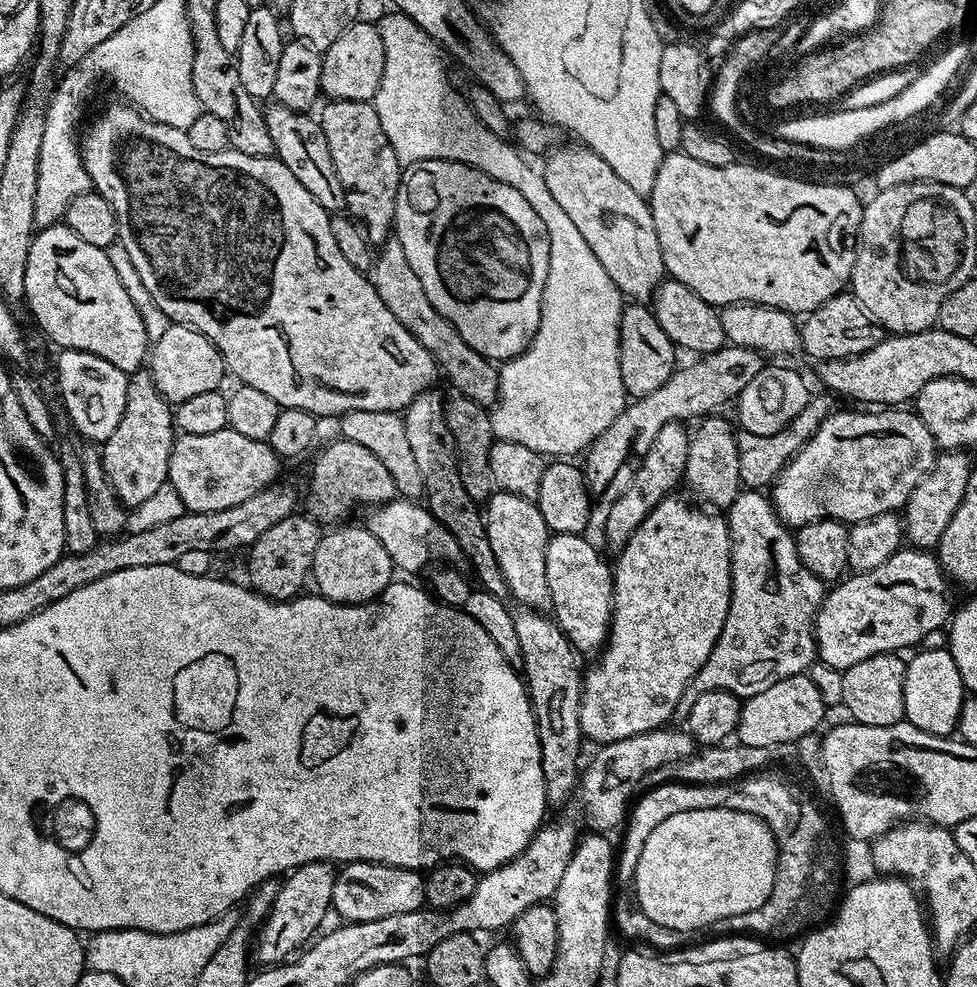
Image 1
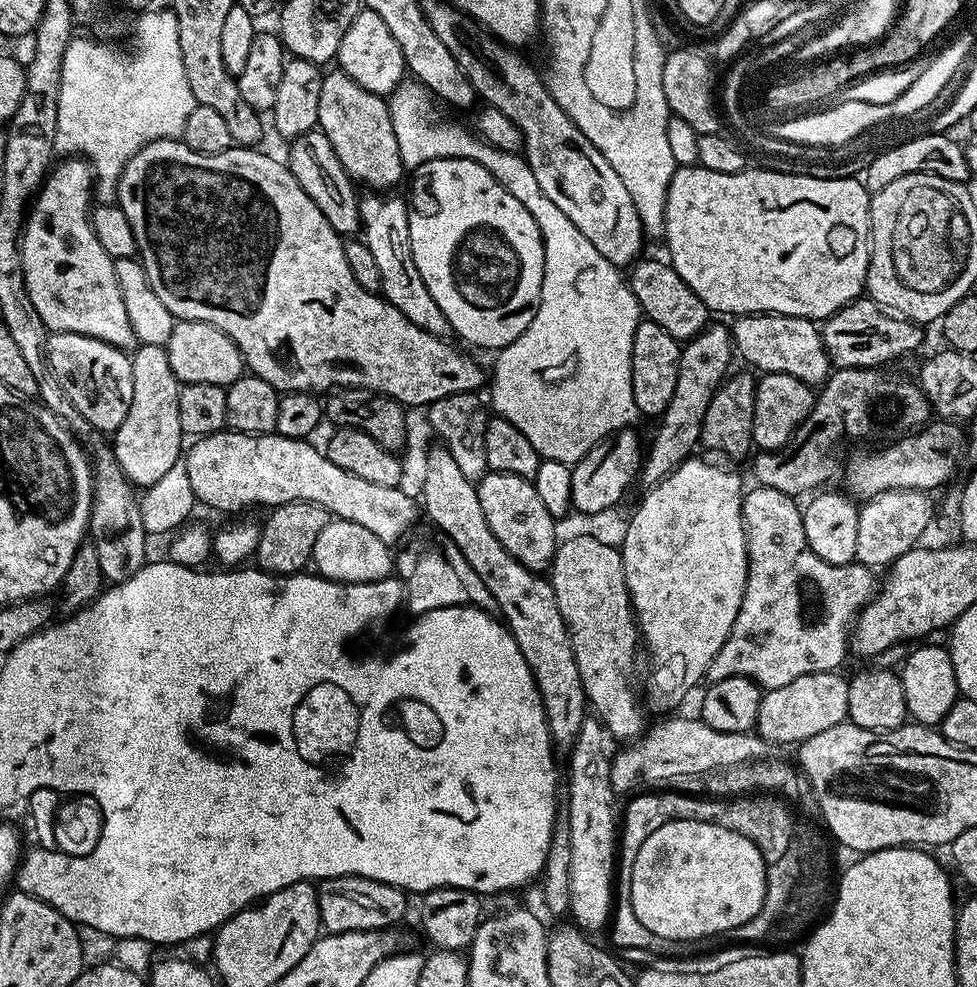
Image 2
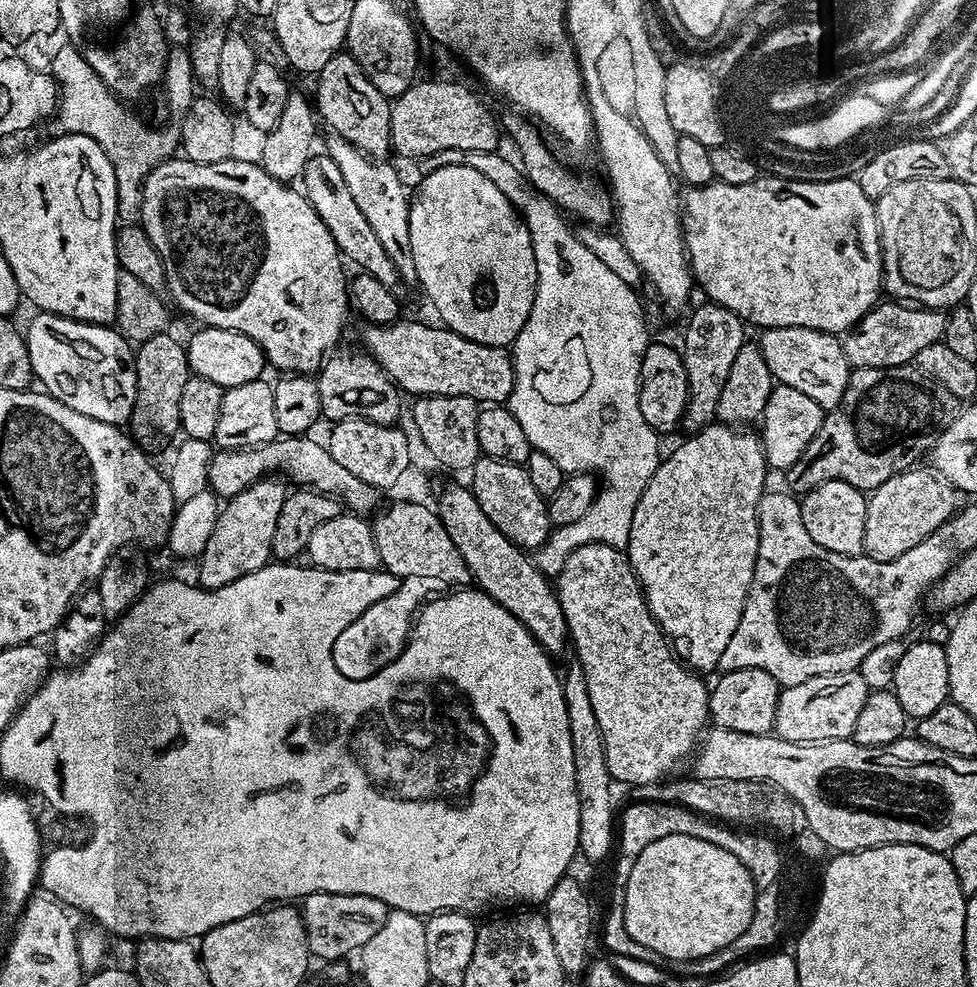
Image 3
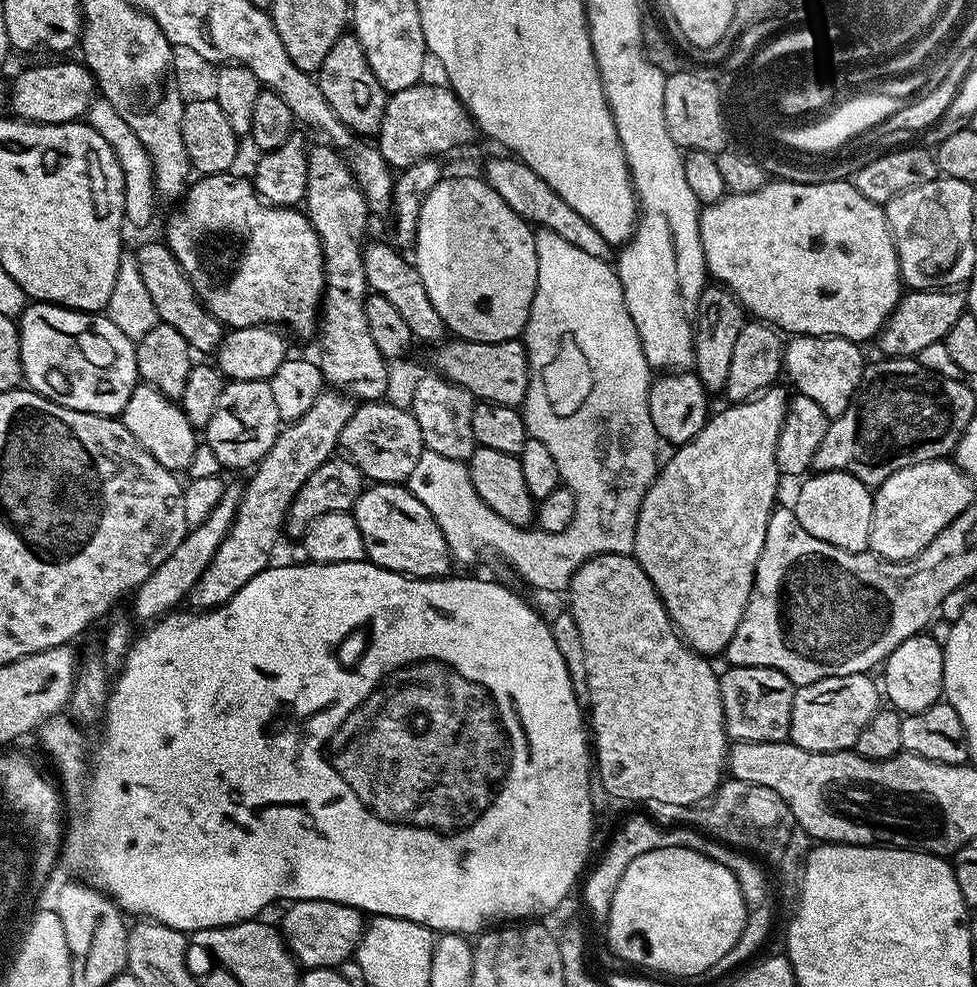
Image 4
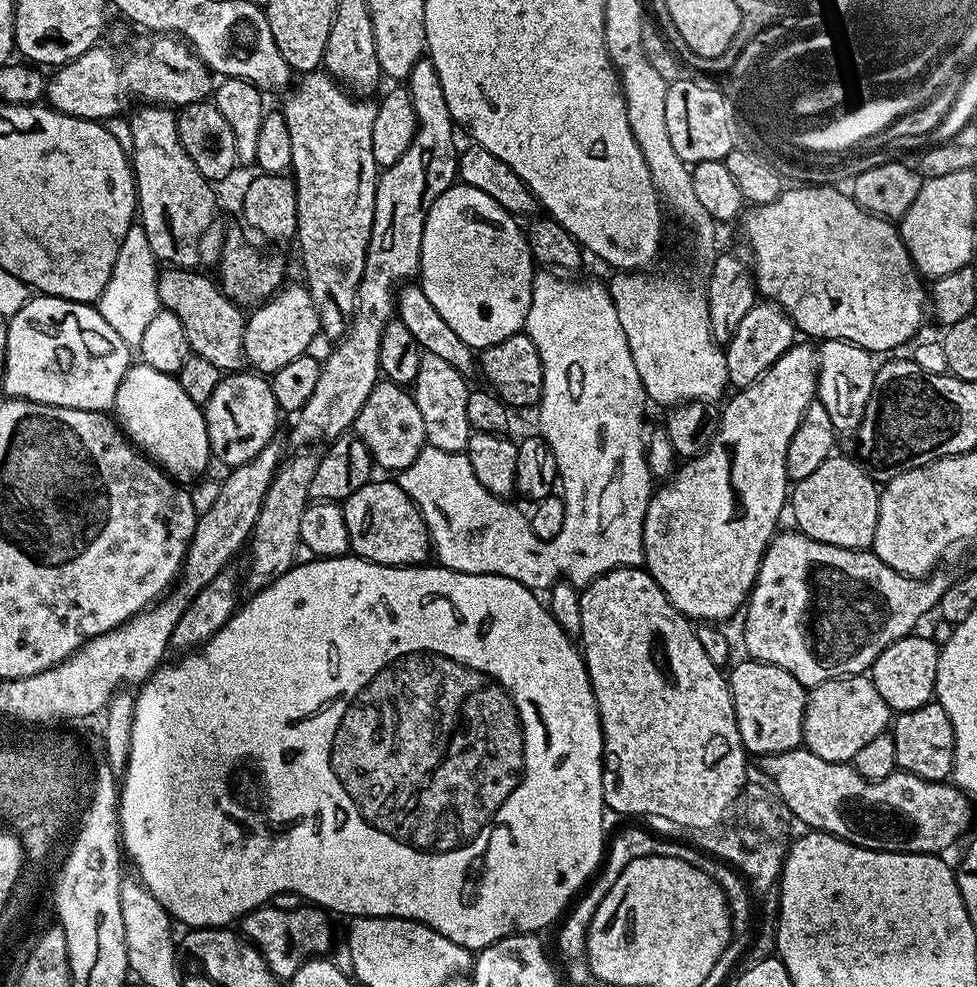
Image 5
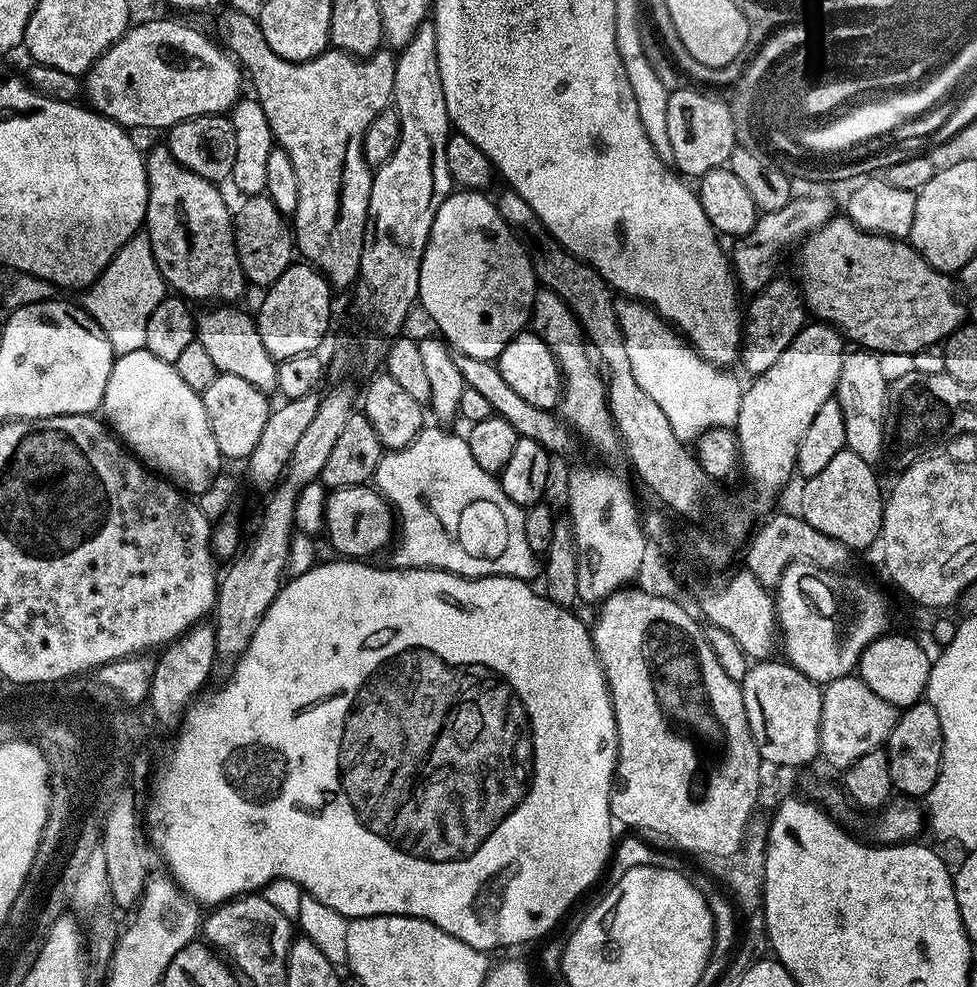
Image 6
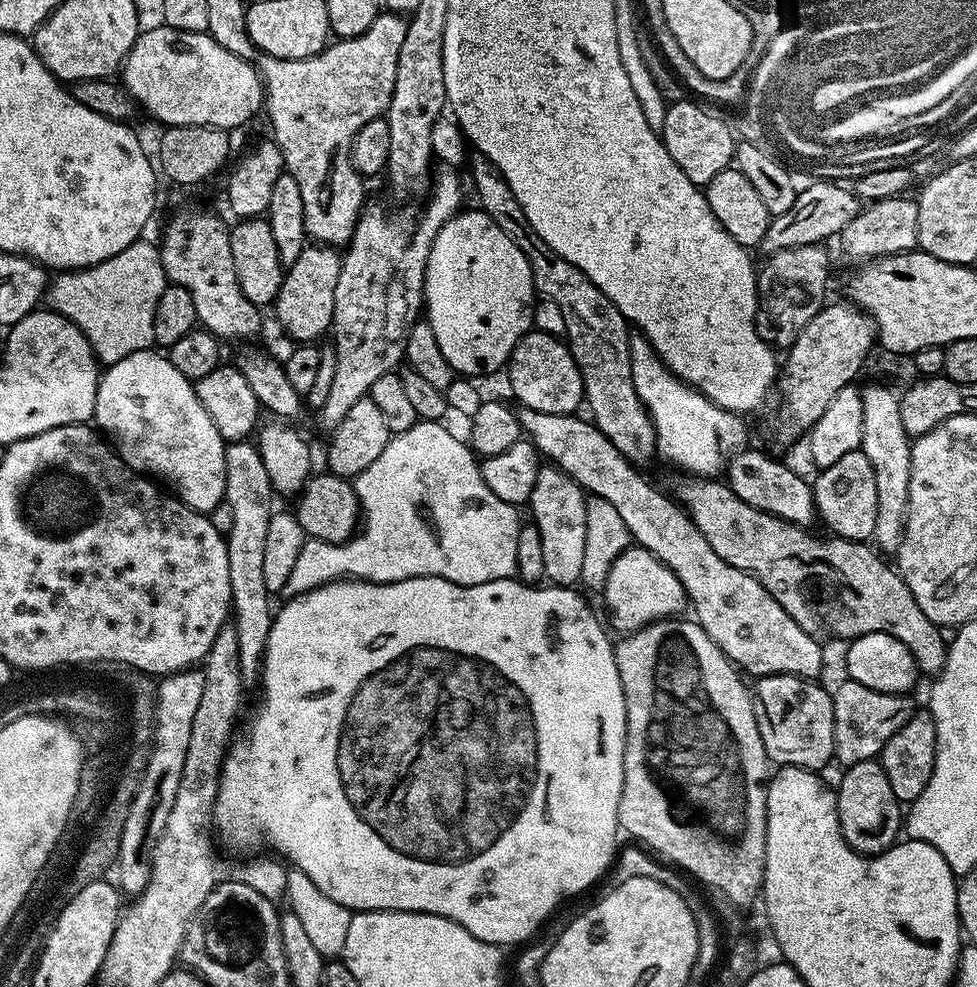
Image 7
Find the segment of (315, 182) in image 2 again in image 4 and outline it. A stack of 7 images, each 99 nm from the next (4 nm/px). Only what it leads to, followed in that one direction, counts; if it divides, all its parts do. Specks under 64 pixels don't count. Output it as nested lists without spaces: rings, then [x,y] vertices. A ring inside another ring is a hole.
[[[376,240],[363,245],[362,266],[366,270],[366,282],[375,295],[386,298],[398,309],[398,314],[410,326],[410,334],[417,341],[435,345],[446,336],[444,319],[438,310],[434,310],[434,302],[430,302],[430,294],[426,294],[426,282],[422,282],[422,274],[418,274],[415,263],[403,256],[401,249],[393,243],[383,244]]]

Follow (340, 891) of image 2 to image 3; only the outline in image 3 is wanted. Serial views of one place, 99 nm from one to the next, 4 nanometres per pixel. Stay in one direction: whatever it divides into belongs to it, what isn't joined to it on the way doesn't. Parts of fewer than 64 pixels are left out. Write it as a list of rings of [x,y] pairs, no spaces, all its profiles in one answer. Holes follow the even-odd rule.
[[[315,892],[303,897],[302,915],[306,934],[308,935],[308,951],[323,962],[340,962],[353,952],[359,953],[382,930],[389,914],[388,905],[378,898],[370,898],[366,894],[330,894]]]

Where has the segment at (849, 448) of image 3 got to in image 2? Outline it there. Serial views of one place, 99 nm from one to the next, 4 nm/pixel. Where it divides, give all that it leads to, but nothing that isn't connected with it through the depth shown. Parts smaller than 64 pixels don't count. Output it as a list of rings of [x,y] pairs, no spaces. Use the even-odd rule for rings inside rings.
[[[836,368],[819,389],[818,395],[813,399],[810,414],[798,425],[796,433],[775,452],[760,450],[751,457],[755,483],[761,488],[782,490],[782,494],[800,498],[803,492],[815,493],[821,486],[827,485],[824,483],[835,472],[837,475],[841,471],[842,457],[845,455],[844,439],[891,442],[925,427],[933,411],[919,383],[915,379],[907,380],[904,376],[887,376],[884,372],[887,371],[875,368]]]

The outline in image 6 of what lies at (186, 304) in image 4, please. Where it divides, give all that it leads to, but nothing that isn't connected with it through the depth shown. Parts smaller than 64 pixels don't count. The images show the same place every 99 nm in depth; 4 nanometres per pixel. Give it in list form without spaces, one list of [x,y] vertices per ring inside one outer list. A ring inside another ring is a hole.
[[[212,306],[209,312],[199,313],[196,321],[196,338],[208,351],[214,366],[218,366],[220,373],[235,374],[250,382],[250,386],[258,386],[265,394],[276,392],[278,382],[278,361],[266,350],[262,343],[262,334],[258,334],[255,315],[243,312],[240,306]]]

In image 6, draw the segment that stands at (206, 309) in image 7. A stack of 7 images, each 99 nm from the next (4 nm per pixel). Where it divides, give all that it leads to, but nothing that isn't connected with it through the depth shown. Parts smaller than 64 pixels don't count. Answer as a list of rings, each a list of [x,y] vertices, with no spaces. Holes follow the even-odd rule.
[[[166,146],[147,153],[148,205],[143,227],[165,285],[189,301],[236,302],[246,289],[236,253],[234,212],[213,181],[182,166]]]

